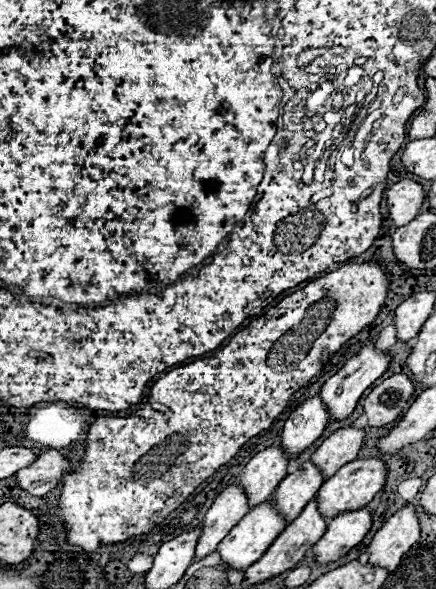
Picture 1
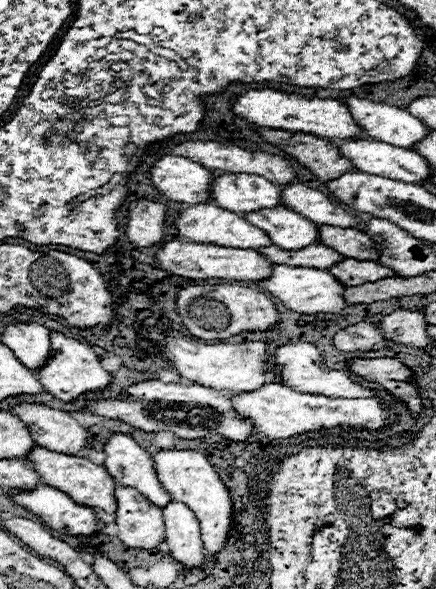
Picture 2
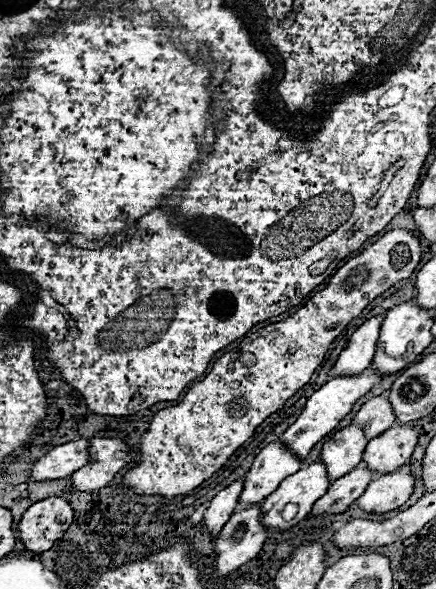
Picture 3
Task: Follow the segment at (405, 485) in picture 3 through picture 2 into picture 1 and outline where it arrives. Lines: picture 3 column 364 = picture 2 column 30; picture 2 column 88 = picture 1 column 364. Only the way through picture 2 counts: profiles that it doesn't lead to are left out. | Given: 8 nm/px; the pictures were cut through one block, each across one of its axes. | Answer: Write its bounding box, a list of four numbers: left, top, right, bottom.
[314,508,372,564]

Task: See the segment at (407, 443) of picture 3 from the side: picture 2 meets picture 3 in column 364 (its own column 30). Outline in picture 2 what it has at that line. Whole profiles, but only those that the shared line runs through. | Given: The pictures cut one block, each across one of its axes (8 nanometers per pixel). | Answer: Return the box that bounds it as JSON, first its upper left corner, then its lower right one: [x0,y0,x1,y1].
[26,444,116,514]

